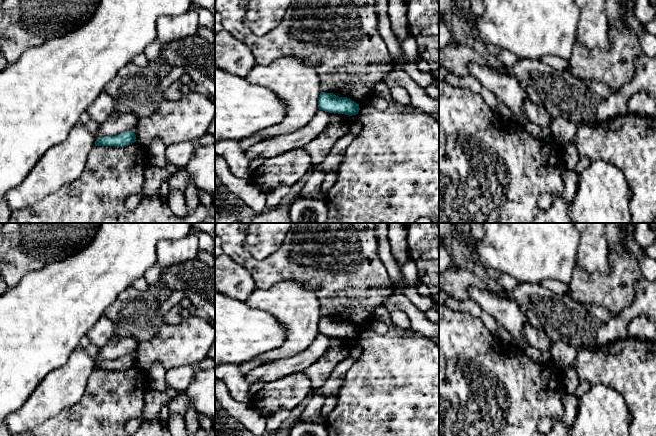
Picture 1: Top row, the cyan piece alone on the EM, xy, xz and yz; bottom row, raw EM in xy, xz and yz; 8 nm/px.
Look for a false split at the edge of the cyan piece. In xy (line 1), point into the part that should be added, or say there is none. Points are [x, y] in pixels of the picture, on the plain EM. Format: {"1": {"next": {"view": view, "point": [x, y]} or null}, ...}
{"1": {"next": null}}

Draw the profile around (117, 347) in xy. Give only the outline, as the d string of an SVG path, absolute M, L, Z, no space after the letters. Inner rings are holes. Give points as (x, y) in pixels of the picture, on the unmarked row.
M130 336L114 337L102 348L95 365L104 360L115 360L127 355L133 355L138 350L139 341Z

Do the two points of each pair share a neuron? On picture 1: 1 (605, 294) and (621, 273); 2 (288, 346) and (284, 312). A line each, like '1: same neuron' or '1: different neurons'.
1: same neuron
2: same neuron

